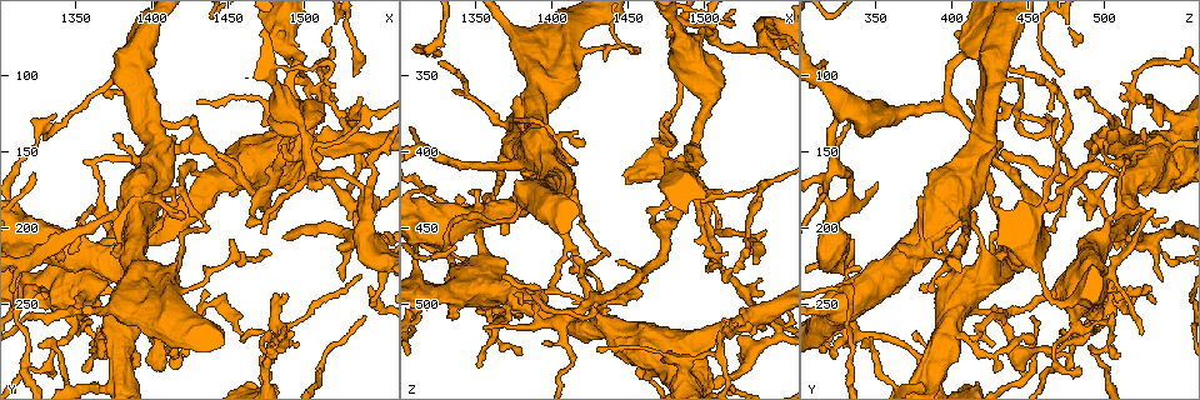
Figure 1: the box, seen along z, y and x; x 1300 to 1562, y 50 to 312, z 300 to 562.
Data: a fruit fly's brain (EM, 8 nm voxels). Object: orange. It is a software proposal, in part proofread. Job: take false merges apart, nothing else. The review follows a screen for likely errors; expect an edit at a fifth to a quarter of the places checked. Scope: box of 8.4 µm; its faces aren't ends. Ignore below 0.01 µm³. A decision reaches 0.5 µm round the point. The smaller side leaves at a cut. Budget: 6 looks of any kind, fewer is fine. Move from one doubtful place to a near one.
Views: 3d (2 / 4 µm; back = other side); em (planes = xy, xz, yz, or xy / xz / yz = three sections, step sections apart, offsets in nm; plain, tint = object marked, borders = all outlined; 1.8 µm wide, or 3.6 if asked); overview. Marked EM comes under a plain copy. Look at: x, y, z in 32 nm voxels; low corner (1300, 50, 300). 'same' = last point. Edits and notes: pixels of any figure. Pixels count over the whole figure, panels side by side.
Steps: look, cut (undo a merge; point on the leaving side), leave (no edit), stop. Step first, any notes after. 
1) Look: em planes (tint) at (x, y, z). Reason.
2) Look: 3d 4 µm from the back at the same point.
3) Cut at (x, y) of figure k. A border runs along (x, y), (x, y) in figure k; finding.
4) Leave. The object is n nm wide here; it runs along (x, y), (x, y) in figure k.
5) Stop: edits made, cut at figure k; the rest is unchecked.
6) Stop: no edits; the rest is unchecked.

Look: 3d 2 µm from the back at (1324, 142, 466).

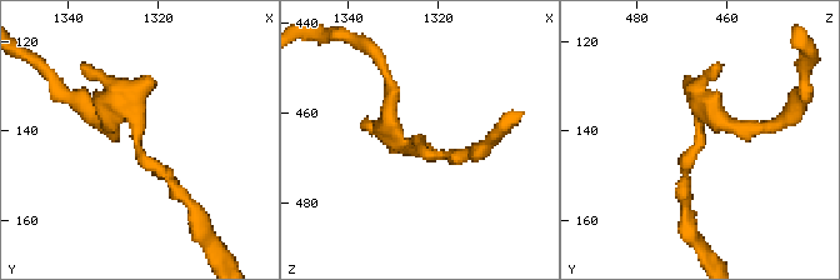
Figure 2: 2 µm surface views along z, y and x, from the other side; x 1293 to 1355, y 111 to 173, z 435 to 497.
Look: em planes (tint) at (1325, 141, 467). Now the EM.

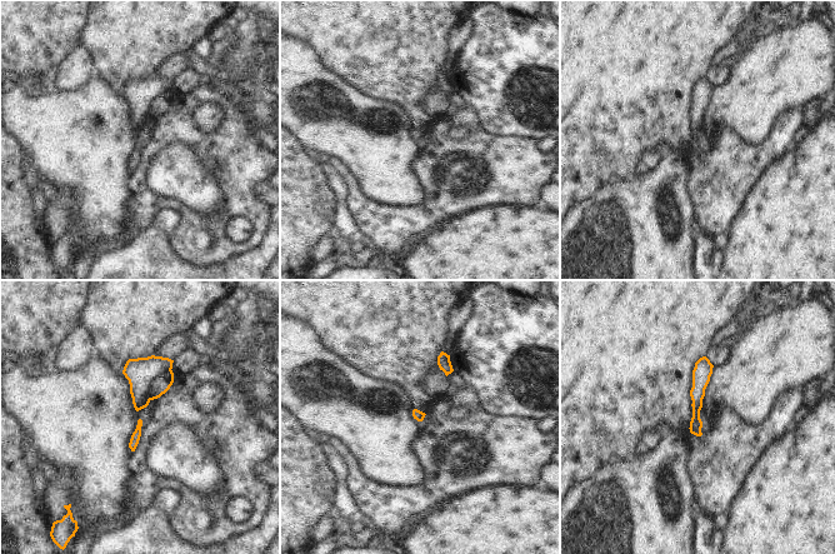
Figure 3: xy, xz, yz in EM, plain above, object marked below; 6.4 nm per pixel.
Cut at (140, 372) of figure 3. The object is 70 nm wide here; a border runs along (170, 369), (151, 380), (149, 399) in figure 3; two cells meet here.

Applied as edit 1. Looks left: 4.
Look: overview. Redraw.

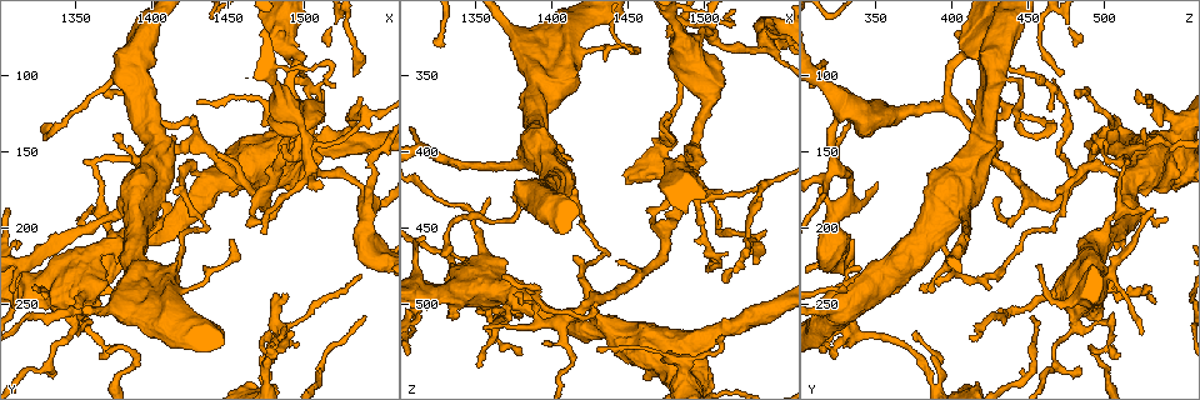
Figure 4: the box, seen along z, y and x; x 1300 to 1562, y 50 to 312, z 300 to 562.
Look: 3d 2 µm at (1408, 148, 512). Three arms meet.

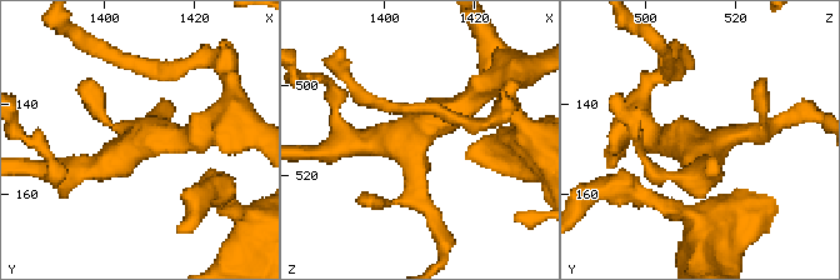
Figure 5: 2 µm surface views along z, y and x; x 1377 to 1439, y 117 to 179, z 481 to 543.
Look: em xy step 4 (tint) at (1407, 148, 512). Now the EM.

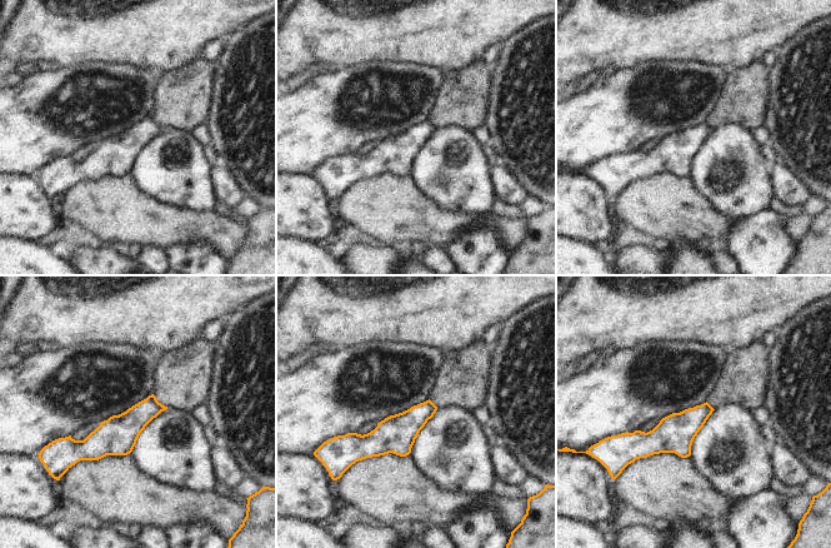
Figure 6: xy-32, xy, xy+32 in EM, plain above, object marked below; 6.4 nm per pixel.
Look: em planes (tint) at the same point. Cut it another way.

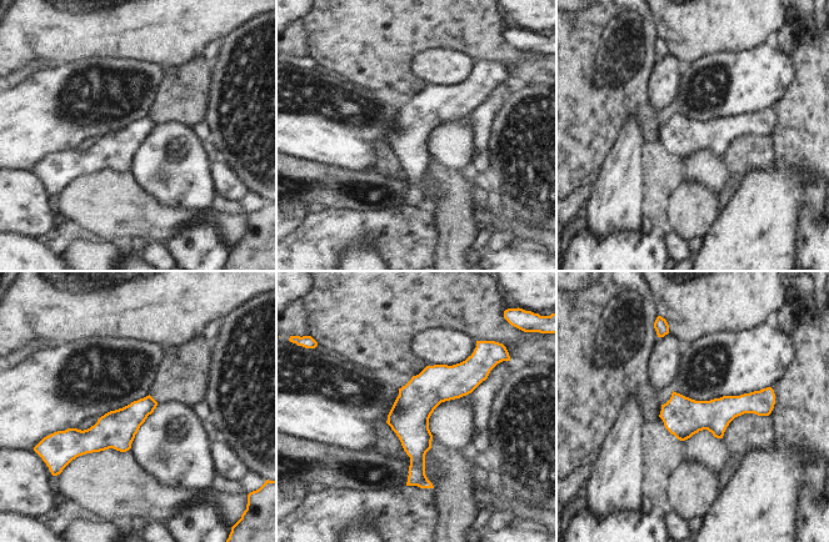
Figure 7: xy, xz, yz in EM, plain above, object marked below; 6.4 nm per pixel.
Leave. All the same cell.

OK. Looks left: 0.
Stop: edits made, cut at figure 3; the rest is unchecked.

